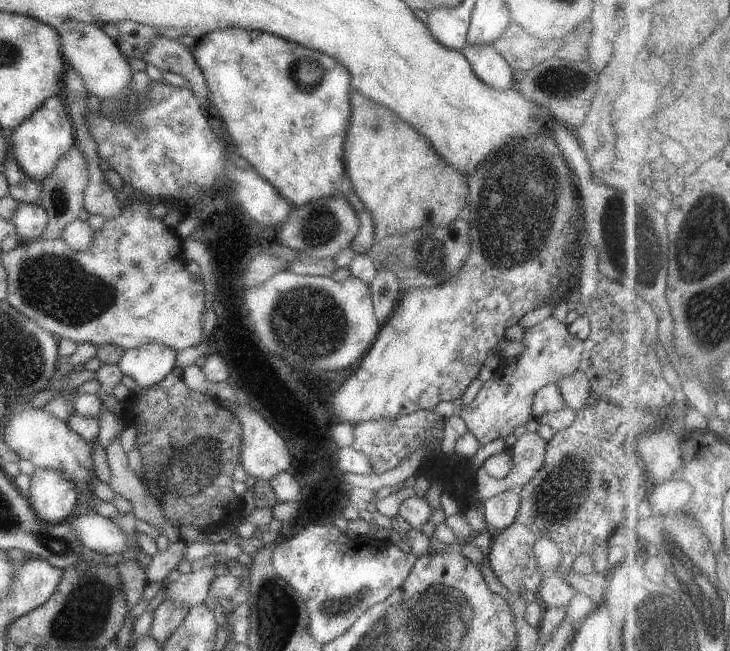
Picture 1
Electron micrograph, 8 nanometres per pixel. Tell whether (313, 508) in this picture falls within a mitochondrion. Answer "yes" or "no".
no

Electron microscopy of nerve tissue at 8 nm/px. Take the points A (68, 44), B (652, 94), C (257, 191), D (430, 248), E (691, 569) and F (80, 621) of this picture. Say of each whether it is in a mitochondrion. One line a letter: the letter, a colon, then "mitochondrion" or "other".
A: other
B: other
C: other
D: mitochondrion
E: mitochondrion
F: mitochondrion

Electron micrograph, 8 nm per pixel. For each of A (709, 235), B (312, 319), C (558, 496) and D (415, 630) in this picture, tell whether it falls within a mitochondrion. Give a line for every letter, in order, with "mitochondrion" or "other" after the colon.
A: mitochondrion
B: mitochondrion
C: mitochondrion
D: mitochondrion

